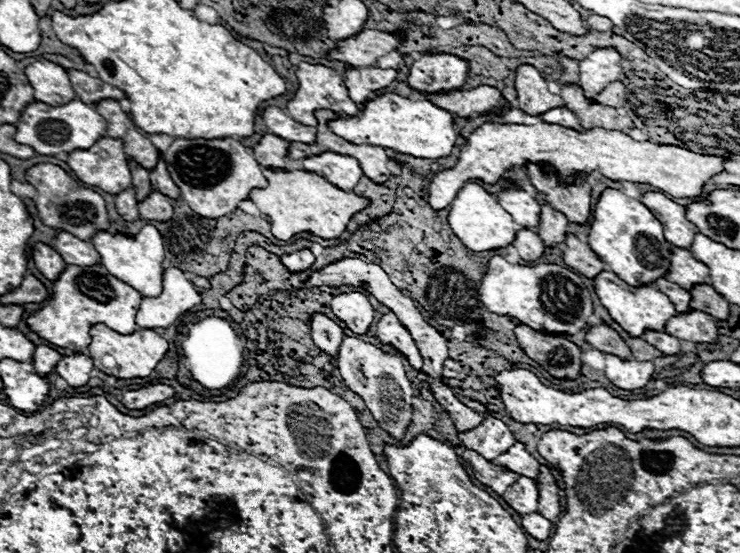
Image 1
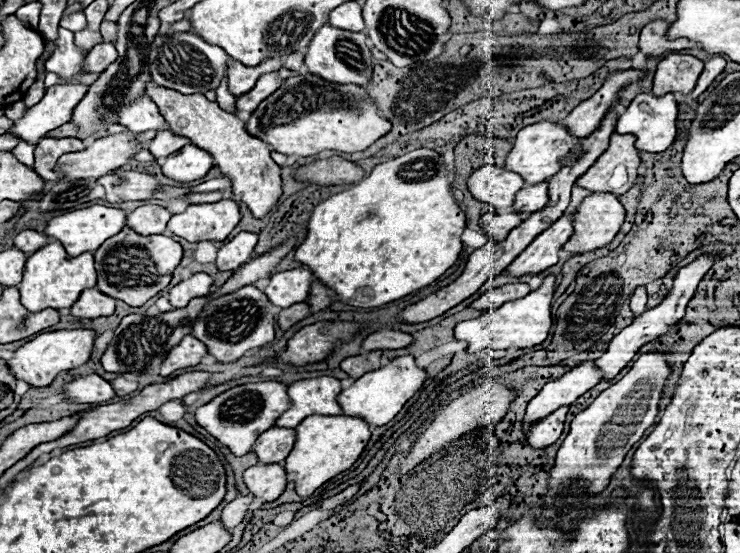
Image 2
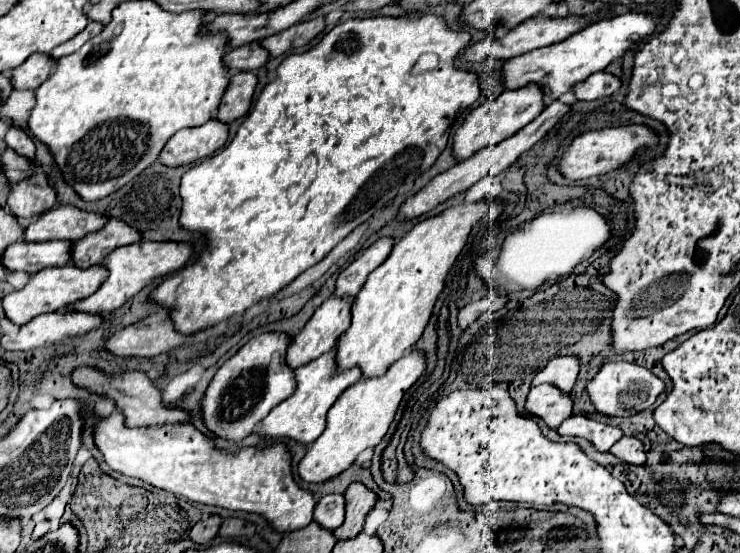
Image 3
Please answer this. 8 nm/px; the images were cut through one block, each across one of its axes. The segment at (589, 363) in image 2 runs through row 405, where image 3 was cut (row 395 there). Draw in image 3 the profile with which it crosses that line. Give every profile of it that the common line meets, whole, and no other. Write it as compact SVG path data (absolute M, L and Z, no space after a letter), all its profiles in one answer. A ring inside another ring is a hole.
M552 384L534 386L526 402L526 412L544 418L550 428L558 428L562 420L566 420L572 414L572 408L574 408L572 396L560 394L560 390L556 390Z

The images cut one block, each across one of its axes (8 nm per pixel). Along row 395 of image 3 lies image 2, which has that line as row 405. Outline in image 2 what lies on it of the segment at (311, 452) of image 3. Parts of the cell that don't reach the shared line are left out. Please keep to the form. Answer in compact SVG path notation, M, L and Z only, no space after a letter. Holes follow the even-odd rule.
M404 354L404 356L388 360L378 370L370 370L364 376L360 376L350 388L346 388L346 390L340 392L338 402L340 402L340 406L342 406L342 410L344 410L346 416L362 416L374 428L376 426L384 426L422 388L422 384L424 384L426 378L428 378L426 370L420 368L420 366L416 366L414 356L412 354Z

